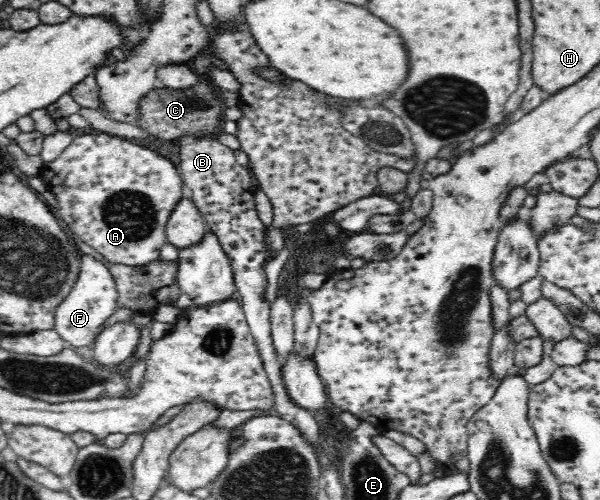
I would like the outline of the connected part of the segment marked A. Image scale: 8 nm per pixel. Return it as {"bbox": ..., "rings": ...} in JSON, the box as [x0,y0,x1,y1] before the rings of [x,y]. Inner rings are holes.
{"bbox":[39,133,187,266],"rings":[[[85,133],[83,136],[77,136],[70,140],[69,146],[65,150],[61,150],[61,155],[53,162],[47,162],[39,171],[39,179],[47,187],[50,194],[55,196],[57,202],[57,212],[61,216],[69,228],[69,232],[83,240],[87,246],[91,246],[93,250],[101,254],[109,263],[125,266],[145,266],[149,262],[153,262],[159,258],[160,246],[167,241],[166,226],[171,210],[180,201],[180,198],[187,195],[184,189],[183,180],[175,167],[175,164],[165,157],[161,157],[159,152],[151,150],[148,147],[135,145],[132,141],[125,140],[109,134],[91,135]]]}

